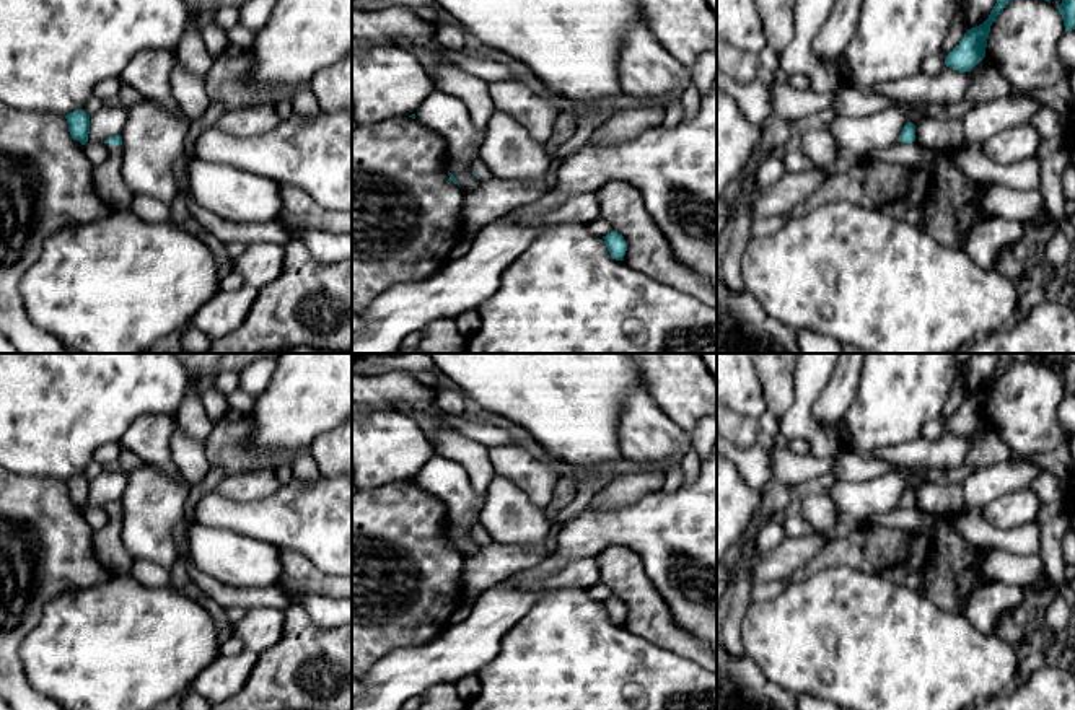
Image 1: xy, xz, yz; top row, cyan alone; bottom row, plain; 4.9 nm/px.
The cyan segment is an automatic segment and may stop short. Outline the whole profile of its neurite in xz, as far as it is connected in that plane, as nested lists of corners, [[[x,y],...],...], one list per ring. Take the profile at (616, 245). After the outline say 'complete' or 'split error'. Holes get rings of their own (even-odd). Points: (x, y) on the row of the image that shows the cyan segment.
[[[611,231],[606,236],[603,236],[604,244],[611,254],[612,259],[616,261],[624,261],[627,244],[622,234]]] | complete

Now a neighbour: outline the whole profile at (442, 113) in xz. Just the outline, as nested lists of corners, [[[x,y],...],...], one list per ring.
[[[433,90],[415,111],[415,119],[446,140],[450,163],[471,164],[479,158],[485,130],[472,124],[469,111],[458,98]]]

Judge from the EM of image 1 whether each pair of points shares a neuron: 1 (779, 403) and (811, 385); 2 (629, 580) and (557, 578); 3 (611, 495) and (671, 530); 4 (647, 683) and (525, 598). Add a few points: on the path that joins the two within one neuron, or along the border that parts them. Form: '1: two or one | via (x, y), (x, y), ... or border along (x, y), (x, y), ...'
1: two | border along (795, 370), (794, 401), (779, 417)
2: two | border along (593, 557), (601, 580)
3: two | border along (660, 489), (627, 504), (588, 507)
4: two | border along (567, 588), (546, 590), (507, 632)

